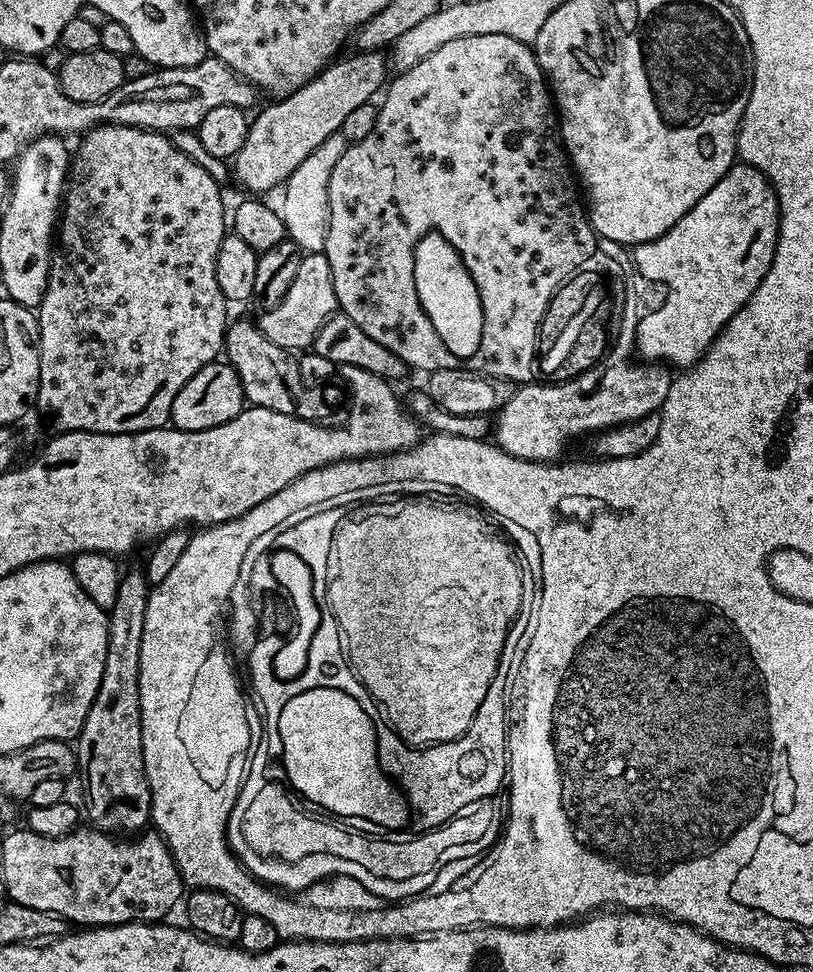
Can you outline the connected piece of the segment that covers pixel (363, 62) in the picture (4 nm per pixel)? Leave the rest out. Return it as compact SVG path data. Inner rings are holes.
M353 51L353 56L337 59L323 68L312 80L287 96L273 99L255 117L251 117L246 142L234 157L234 180L248 194L264 194L271 188L279 189L294 171L330 134L340 131L342 122L358 106L369 103L376 91L379 93L389 79L390 64L383 51Z

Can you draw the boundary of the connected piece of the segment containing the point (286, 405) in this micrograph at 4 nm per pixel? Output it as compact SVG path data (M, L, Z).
M233 319L224 333L224 352L227 363L232 365L242 382L244 398L249 405L278 410L278 414L290 414L303 420L317 419L316 407L324 400L320 393L323 391L306 383L300 373L297 357L270 342L270 338L262 334L259 323Z

